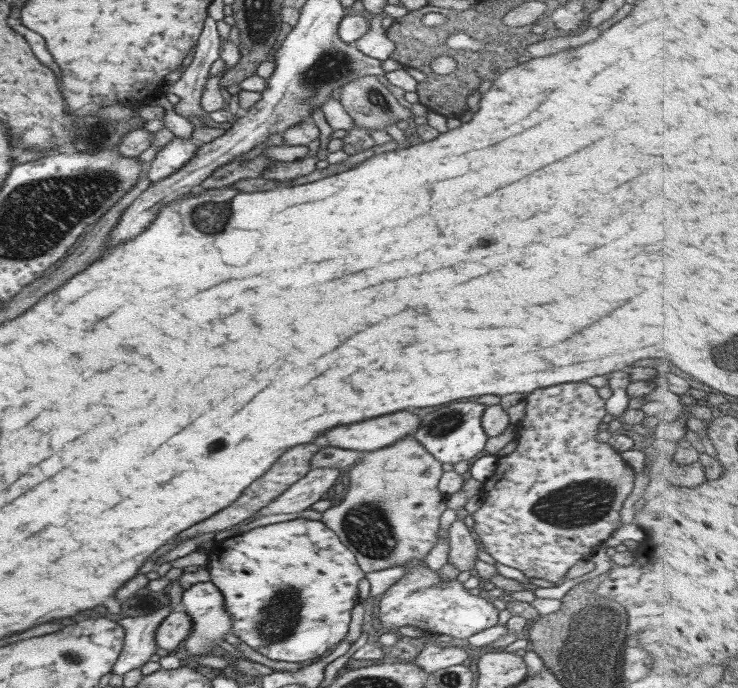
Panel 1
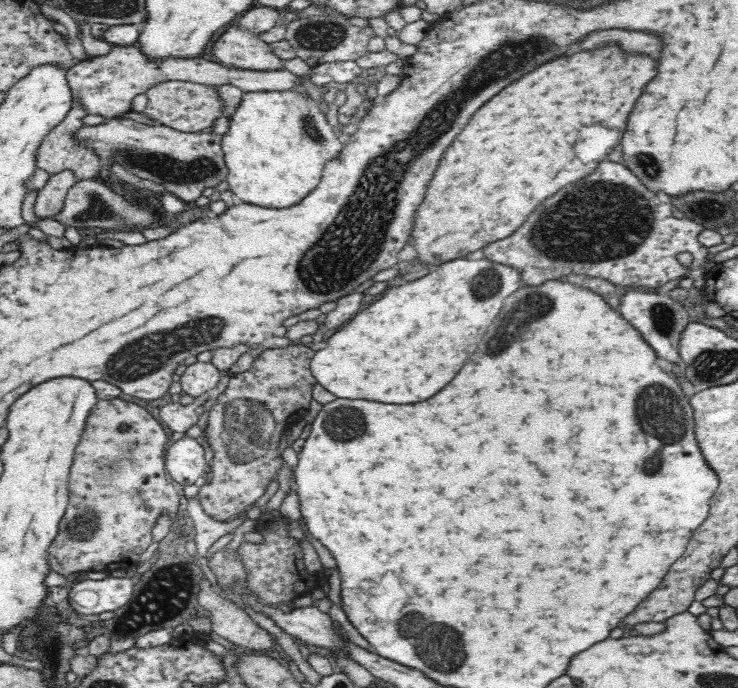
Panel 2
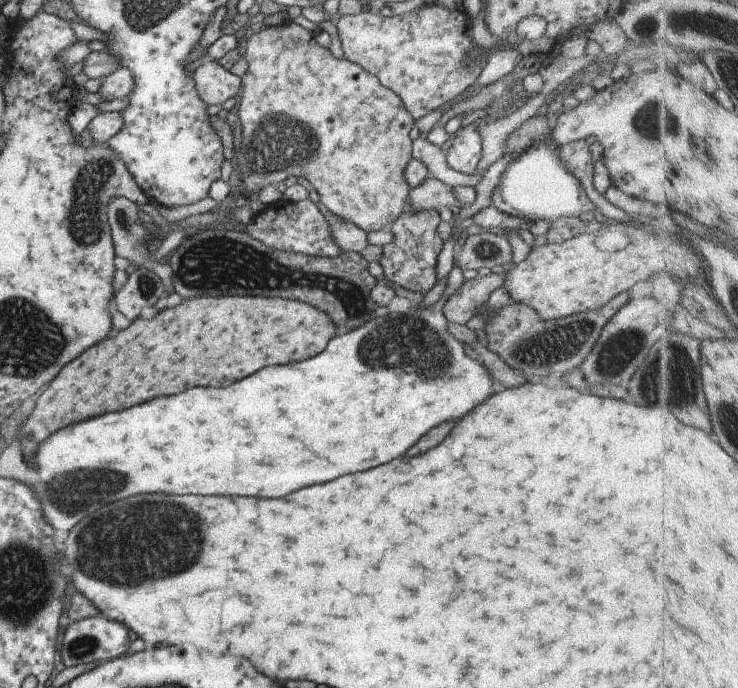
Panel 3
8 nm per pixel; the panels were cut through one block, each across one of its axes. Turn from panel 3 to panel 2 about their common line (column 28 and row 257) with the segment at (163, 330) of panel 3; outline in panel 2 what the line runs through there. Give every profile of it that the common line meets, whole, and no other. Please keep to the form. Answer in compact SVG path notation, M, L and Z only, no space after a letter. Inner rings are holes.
M616 46L610 48L602 48L602 50L592 50L592 52L578 52L572 54L568 58L558 58L552 62L542 64L542 68L536 68L534 72L522 76L520 80L516 80L514 84L506 86L502 92L498 92L498 96L494 96L490 102L486 102L468 122L468 126L458 134L458 138L452 142L452 146L446 150L446 154L440 160L440 166L428 186L426 198L424 202L418 206L416 218L414 218L414 228L412 228L412 236L408 240L408 244L417 252L416 262L423 264L428 268L434 268L448 260L454 260L458 257L466 257L471 252L484 248L487 244L505 239L514 231L518 230L521 224L524 224L526 216L530 216L536 206L546 200L548 196L552 196L554 192L558 192L560 188L564 188L570 182L576 182L578 178L586 178L590 172L596 170L596 166L606 155L611 153L616 143L620 143L623 136L622 132L626 130L626 122L628 122L628 114L632 112L638 96L642 94L642 88L656 76L656 62L650 56L628 56L622 50L618 50Z

